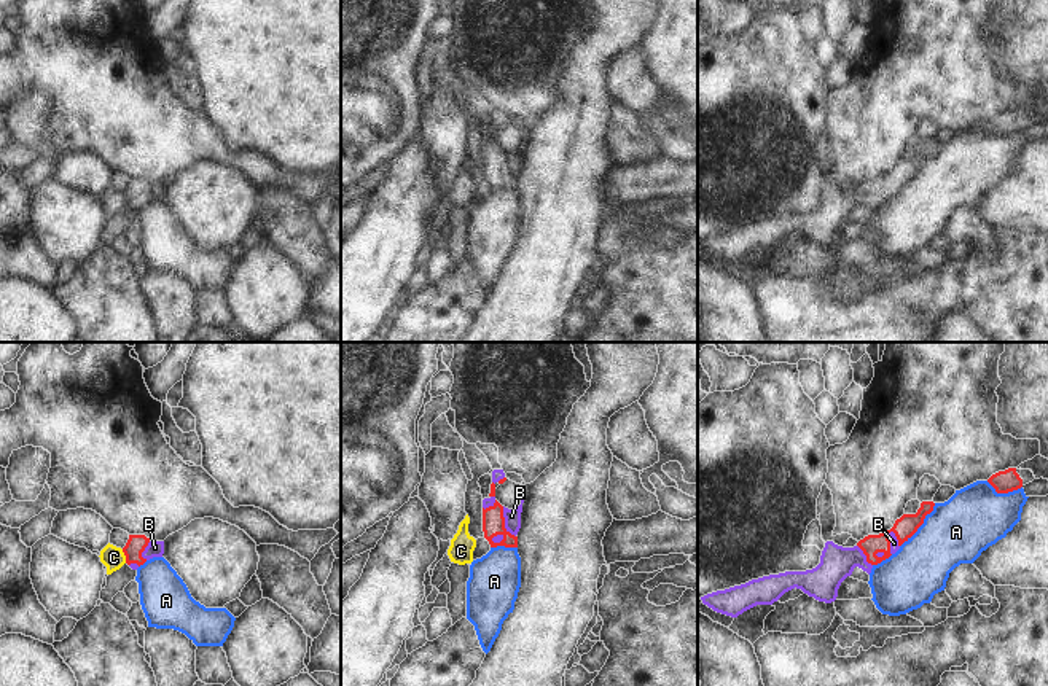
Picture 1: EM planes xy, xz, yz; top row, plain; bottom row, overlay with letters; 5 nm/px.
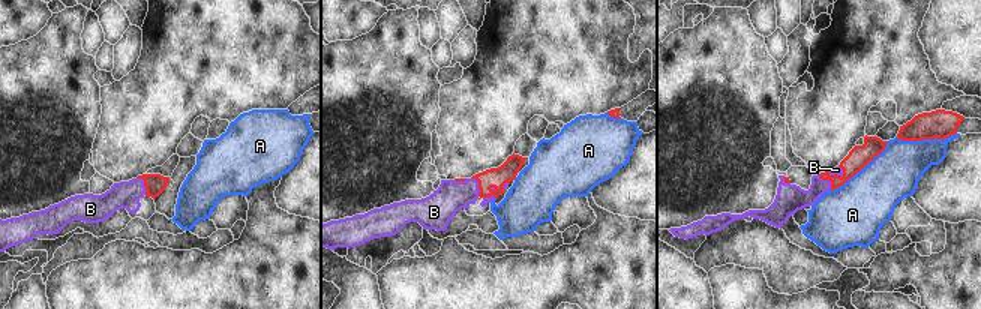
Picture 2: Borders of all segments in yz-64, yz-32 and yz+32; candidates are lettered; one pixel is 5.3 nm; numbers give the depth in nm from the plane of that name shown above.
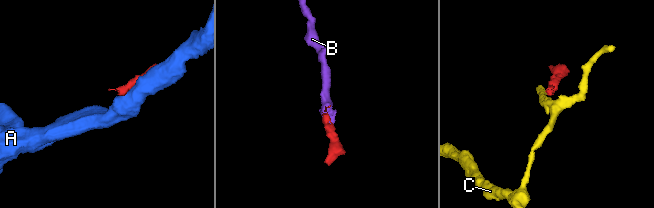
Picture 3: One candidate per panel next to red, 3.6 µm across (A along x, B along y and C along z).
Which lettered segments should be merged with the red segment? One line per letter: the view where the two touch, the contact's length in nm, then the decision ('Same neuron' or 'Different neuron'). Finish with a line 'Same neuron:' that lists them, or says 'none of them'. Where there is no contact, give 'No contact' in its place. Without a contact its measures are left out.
A: Touches red in yz. Shared border 280 nm. Different neuron
B: Touches red in yz. Shared border 130 nm. Same neuron
C: Touches red in xy. Shared border 80 nm. Different neuron
Same neuron: B

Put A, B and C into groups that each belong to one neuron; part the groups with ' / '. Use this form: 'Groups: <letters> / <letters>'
Groups: A / B / C

